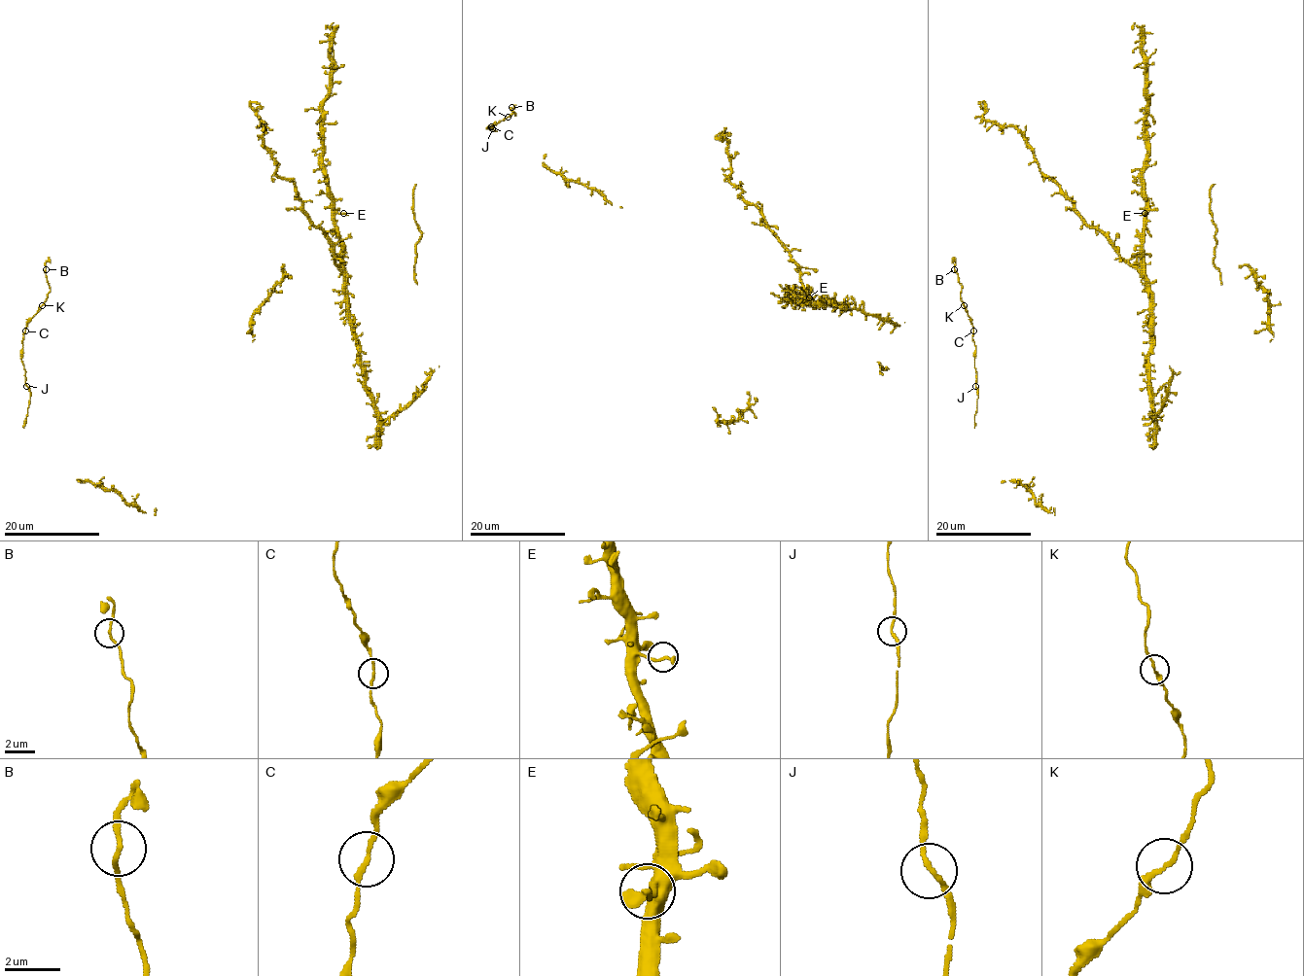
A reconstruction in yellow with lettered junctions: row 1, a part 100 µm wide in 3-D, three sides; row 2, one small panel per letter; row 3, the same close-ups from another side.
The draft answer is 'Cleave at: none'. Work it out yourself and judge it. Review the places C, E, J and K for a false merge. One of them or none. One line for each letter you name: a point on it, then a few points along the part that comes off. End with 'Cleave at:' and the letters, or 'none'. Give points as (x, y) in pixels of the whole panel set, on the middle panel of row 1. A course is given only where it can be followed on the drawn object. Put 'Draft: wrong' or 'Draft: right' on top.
Draft: right
Cleave at: none

